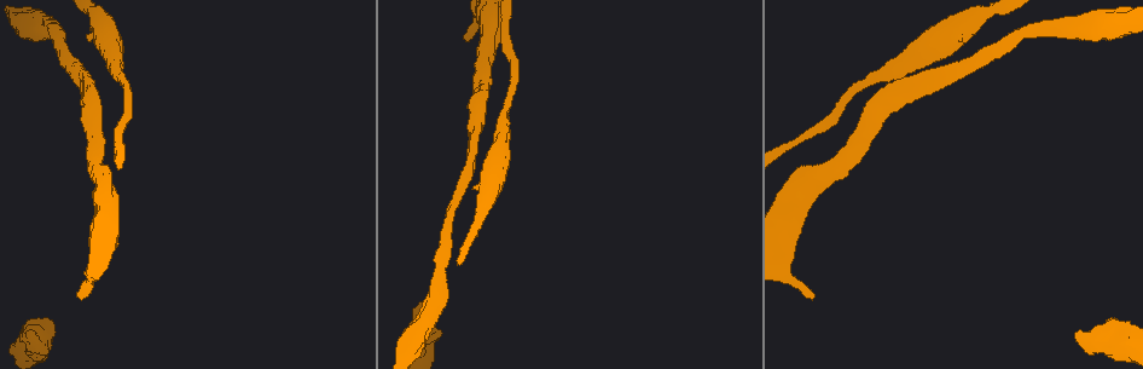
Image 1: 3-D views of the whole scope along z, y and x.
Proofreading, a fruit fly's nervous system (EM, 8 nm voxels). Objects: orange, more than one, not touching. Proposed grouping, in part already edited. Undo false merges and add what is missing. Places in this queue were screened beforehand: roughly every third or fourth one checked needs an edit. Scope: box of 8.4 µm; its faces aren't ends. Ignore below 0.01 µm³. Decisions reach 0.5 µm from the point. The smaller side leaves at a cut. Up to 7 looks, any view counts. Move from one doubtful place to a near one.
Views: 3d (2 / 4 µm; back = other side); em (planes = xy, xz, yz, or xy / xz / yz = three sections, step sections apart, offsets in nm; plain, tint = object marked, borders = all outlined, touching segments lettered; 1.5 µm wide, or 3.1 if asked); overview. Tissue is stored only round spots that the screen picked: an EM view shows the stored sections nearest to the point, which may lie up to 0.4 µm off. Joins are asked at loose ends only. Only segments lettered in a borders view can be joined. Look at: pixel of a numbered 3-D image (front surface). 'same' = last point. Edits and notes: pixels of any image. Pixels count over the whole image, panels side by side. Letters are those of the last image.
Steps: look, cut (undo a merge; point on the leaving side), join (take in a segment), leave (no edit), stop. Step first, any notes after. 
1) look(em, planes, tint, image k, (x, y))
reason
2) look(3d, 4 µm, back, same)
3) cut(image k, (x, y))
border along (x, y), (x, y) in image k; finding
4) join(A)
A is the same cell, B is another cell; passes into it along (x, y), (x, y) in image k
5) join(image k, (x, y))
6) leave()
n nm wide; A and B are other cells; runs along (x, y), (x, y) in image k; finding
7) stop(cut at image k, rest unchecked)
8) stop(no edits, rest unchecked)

look(3d, 2 µm, image 1, (825, 173))
thick turns thin

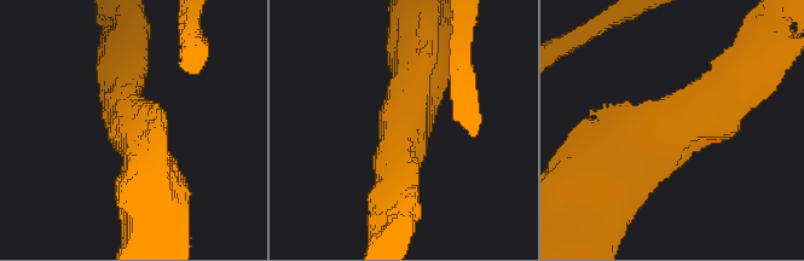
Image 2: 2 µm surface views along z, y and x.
look(em, xz, step 8, tint, image 2, (678, 130))
arms of 240, 460 nm; shape alone is not enough

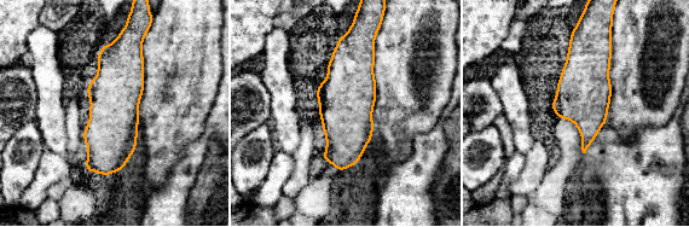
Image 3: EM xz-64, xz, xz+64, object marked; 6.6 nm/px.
look(em, planes, borders, same)

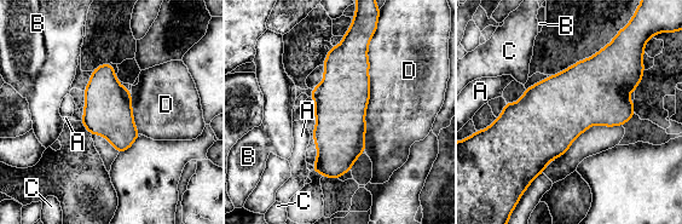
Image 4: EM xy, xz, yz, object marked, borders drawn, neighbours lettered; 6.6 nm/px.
leave()
320 nm wide; A, B, C and D are other cells; continuous, no second neuron

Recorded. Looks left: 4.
look(em, xy, step 4, borders, image 1, (117, 66))

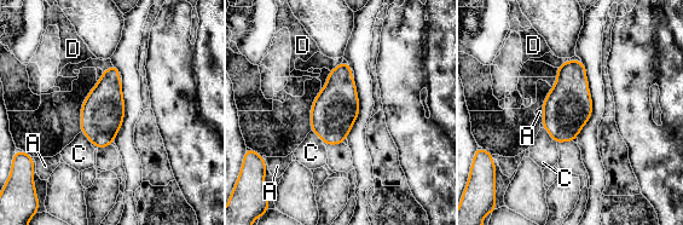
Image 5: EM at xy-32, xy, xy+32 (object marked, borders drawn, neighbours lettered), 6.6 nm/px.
leave()
C touches over 150 nm; A, C and D are other cells; border along (543, 126), (556, 143) in image 5; one neuron here

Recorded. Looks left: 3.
look(3d, 4 µm, image 1, (464, 39))
free end

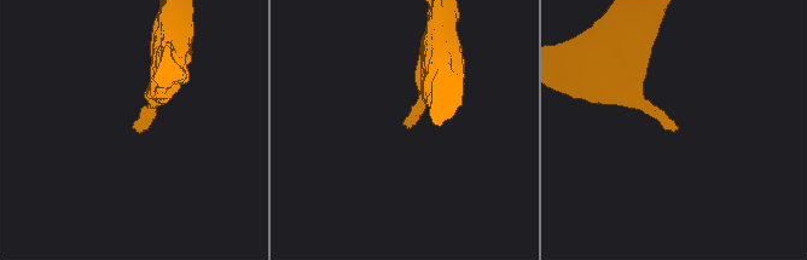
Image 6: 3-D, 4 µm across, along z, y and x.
look(em, yz, step 4, borders, image 6, (406, 127))
need the tissue

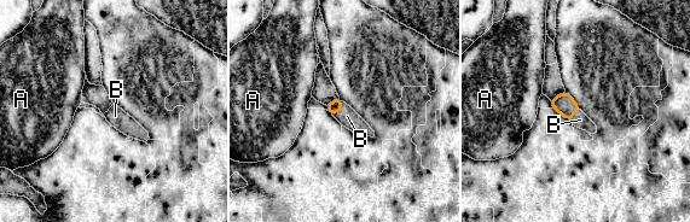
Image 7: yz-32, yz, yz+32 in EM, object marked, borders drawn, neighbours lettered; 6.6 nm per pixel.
join(B)
B is the same cell, A is another cell; passes into it along (335, 106), (340, 110), (347, 116) in image 7; the neuron continues

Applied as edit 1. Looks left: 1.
stop(join at image 7, rest unchecked)

